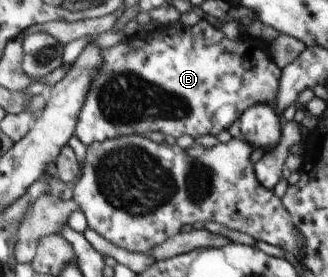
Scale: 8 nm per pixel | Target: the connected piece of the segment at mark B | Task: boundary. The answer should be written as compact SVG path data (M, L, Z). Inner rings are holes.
M159 25L160 29L156 27L108 49L102 48L102 65L92 77L74 131L74 136L84 145L132 134L147 136L153 131L162 131L164 135L176 139L185 133L194 139L204 135L216 136L228 130L251 105L276 101L282 71L269 58L270 48L266 49L262 41L254 41L254 45L250 45L249 35L241 34L236 39L228 39L221 34L218 45L209 49L195 43L190 31L180 29L180 25Z

